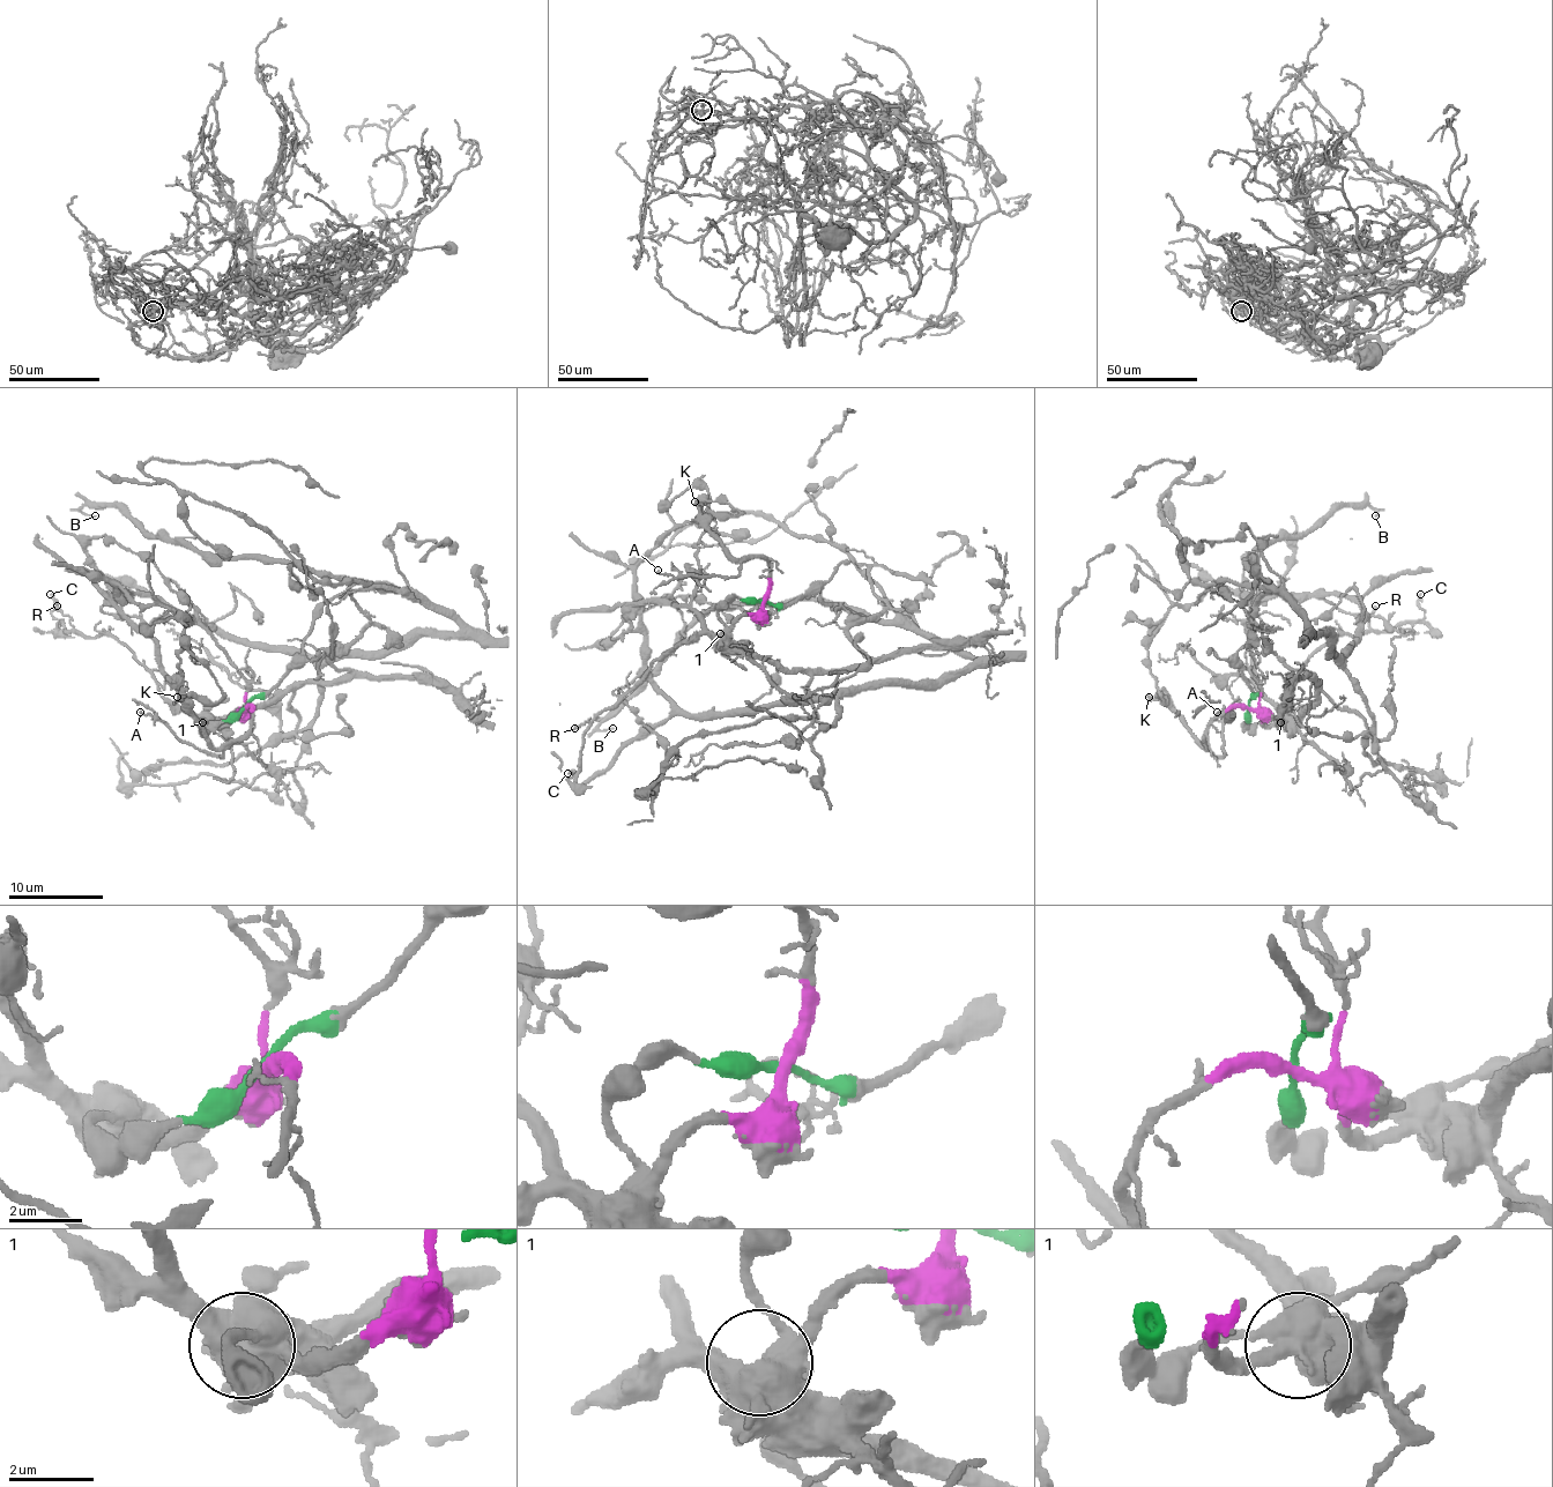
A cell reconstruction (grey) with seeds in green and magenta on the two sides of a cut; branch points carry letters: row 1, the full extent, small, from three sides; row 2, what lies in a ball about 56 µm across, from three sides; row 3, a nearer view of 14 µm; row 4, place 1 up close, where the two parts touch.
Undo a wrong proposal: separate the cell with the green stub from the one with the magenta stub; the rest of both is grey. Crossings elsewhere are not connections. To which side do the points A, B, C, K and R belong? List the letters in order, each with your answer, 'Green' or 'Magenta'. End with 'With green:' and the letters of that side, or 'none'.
A: Magenta
B: Green
C: Magenta
K: Magenta
R: Magenta
With green: B

